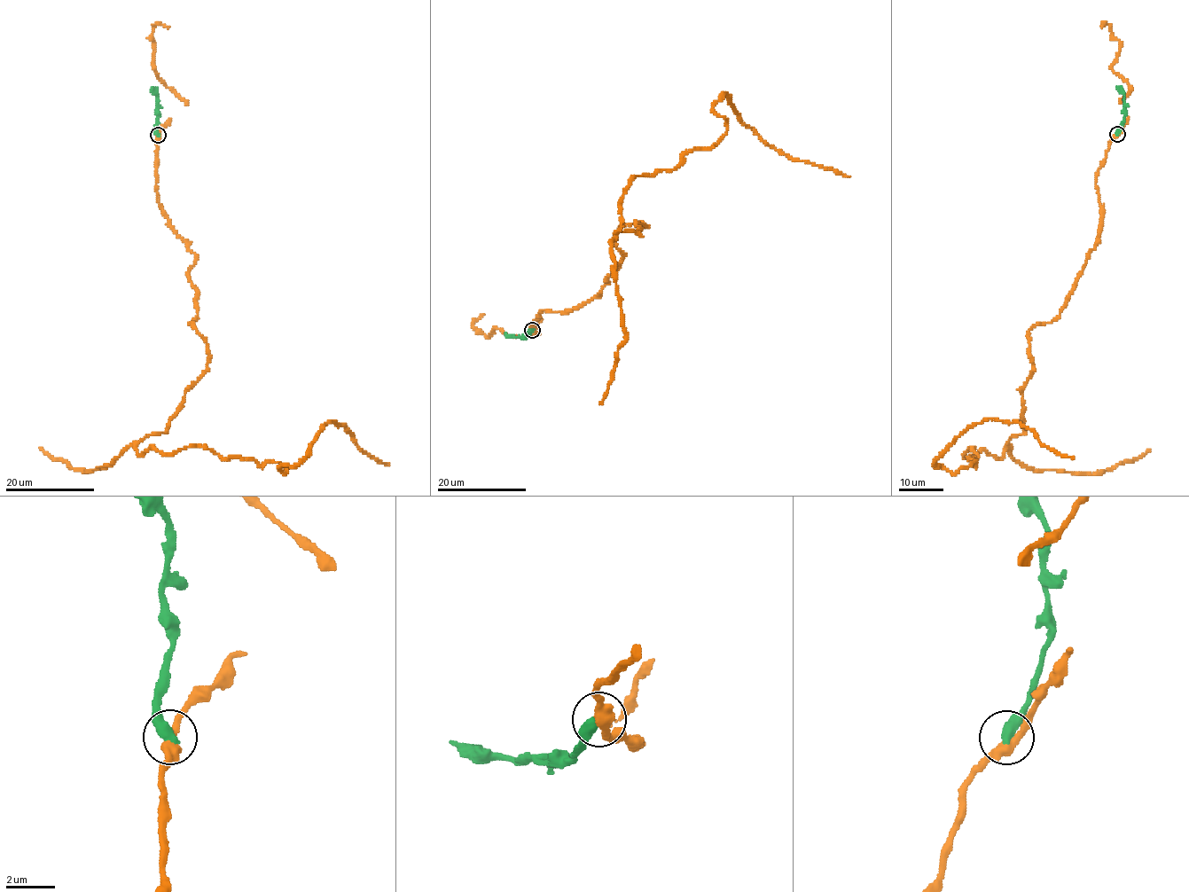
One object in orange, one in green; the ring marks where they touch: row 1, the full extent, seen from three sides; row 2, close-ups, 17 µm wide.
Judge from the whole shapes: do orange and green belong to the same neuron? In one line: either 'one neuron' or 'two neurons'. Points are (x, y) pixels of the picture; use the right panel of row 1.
two neurons

